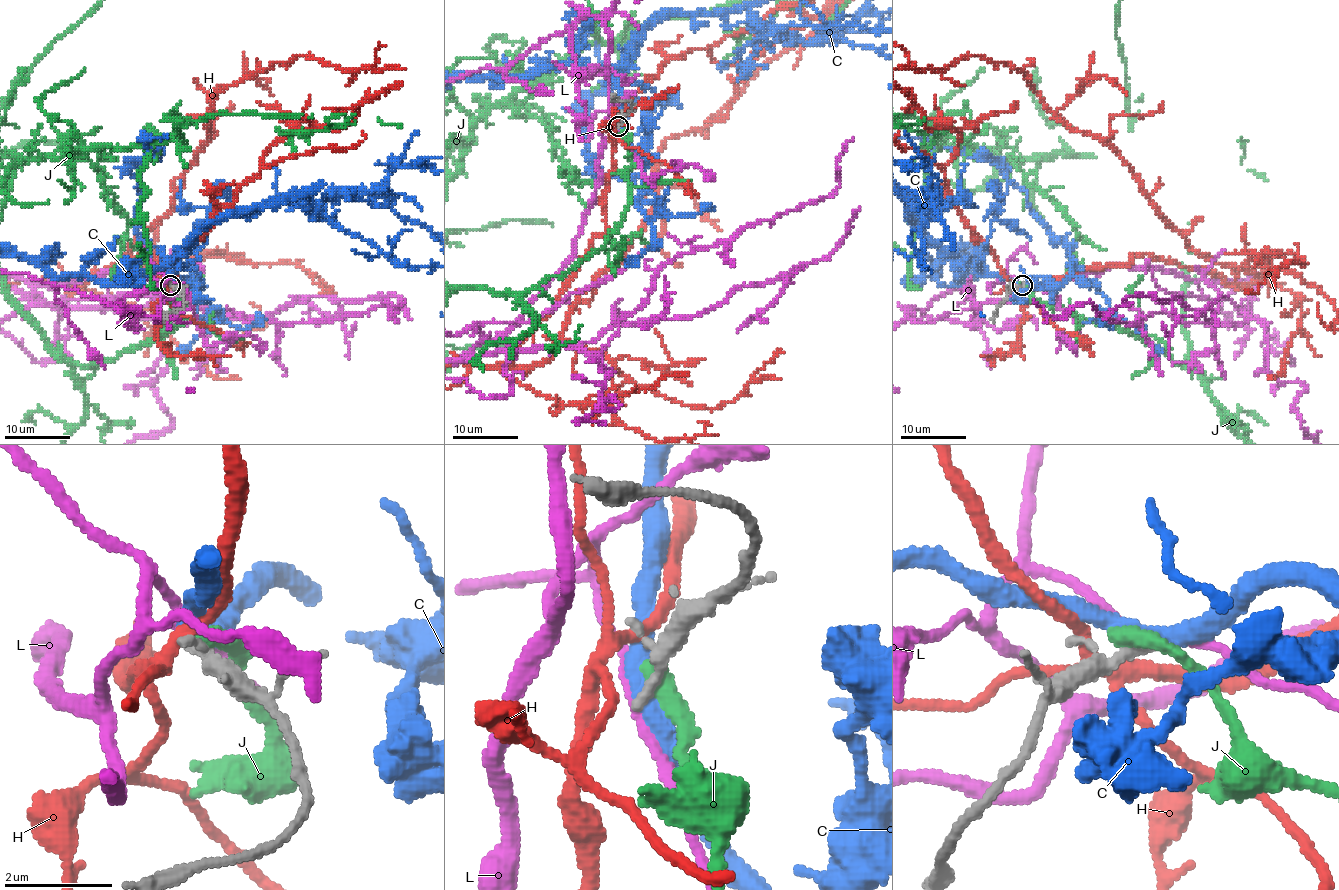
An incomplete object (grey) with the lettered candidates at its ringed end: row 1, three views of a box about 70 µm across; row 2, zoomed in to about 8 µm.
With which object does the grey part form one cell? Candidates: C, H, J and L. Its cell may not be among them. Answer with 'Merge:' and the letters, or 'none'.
Merge: none

